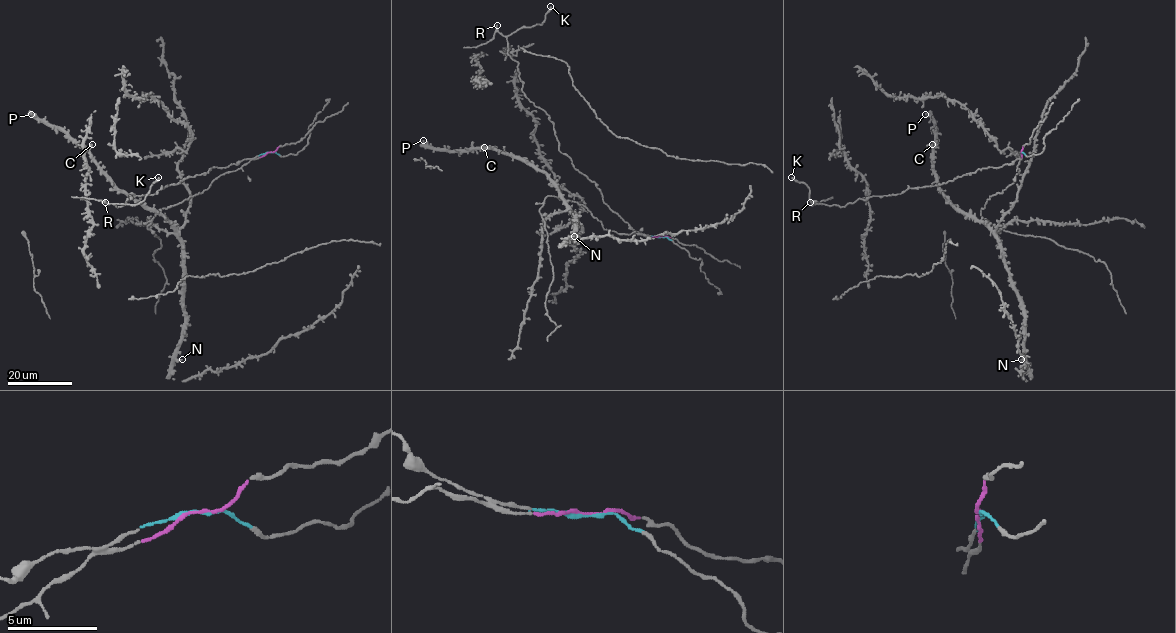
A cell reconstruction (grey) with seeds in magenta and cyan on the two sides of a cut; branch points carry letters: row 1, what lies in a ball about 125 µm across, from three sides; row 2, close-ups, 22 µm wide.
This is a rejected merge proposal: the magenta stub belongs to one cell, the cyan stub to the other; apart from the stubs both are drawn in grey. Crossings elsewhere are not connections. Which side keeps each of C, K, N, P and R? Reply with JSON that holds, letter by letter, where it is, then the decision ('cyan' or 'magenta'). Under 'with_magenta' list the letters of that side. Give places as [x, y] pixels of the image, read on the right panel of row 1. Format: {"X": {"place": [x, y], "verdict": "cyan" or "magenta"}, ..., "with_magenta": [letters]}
{"C": {"place": [932, 144], "verdict": "magenta"}, "K": {"place": [791, 177], "verdict": "cyan"}, "N": {"place": [1021, 359], "verdict": "magenta"}, "P": {"place": [925, 114], "verdict": "magenta"}, "R": {"place": [810, 202], "verdict": "cyan"}, "with_magenta": ["C", "N", "P"]}

